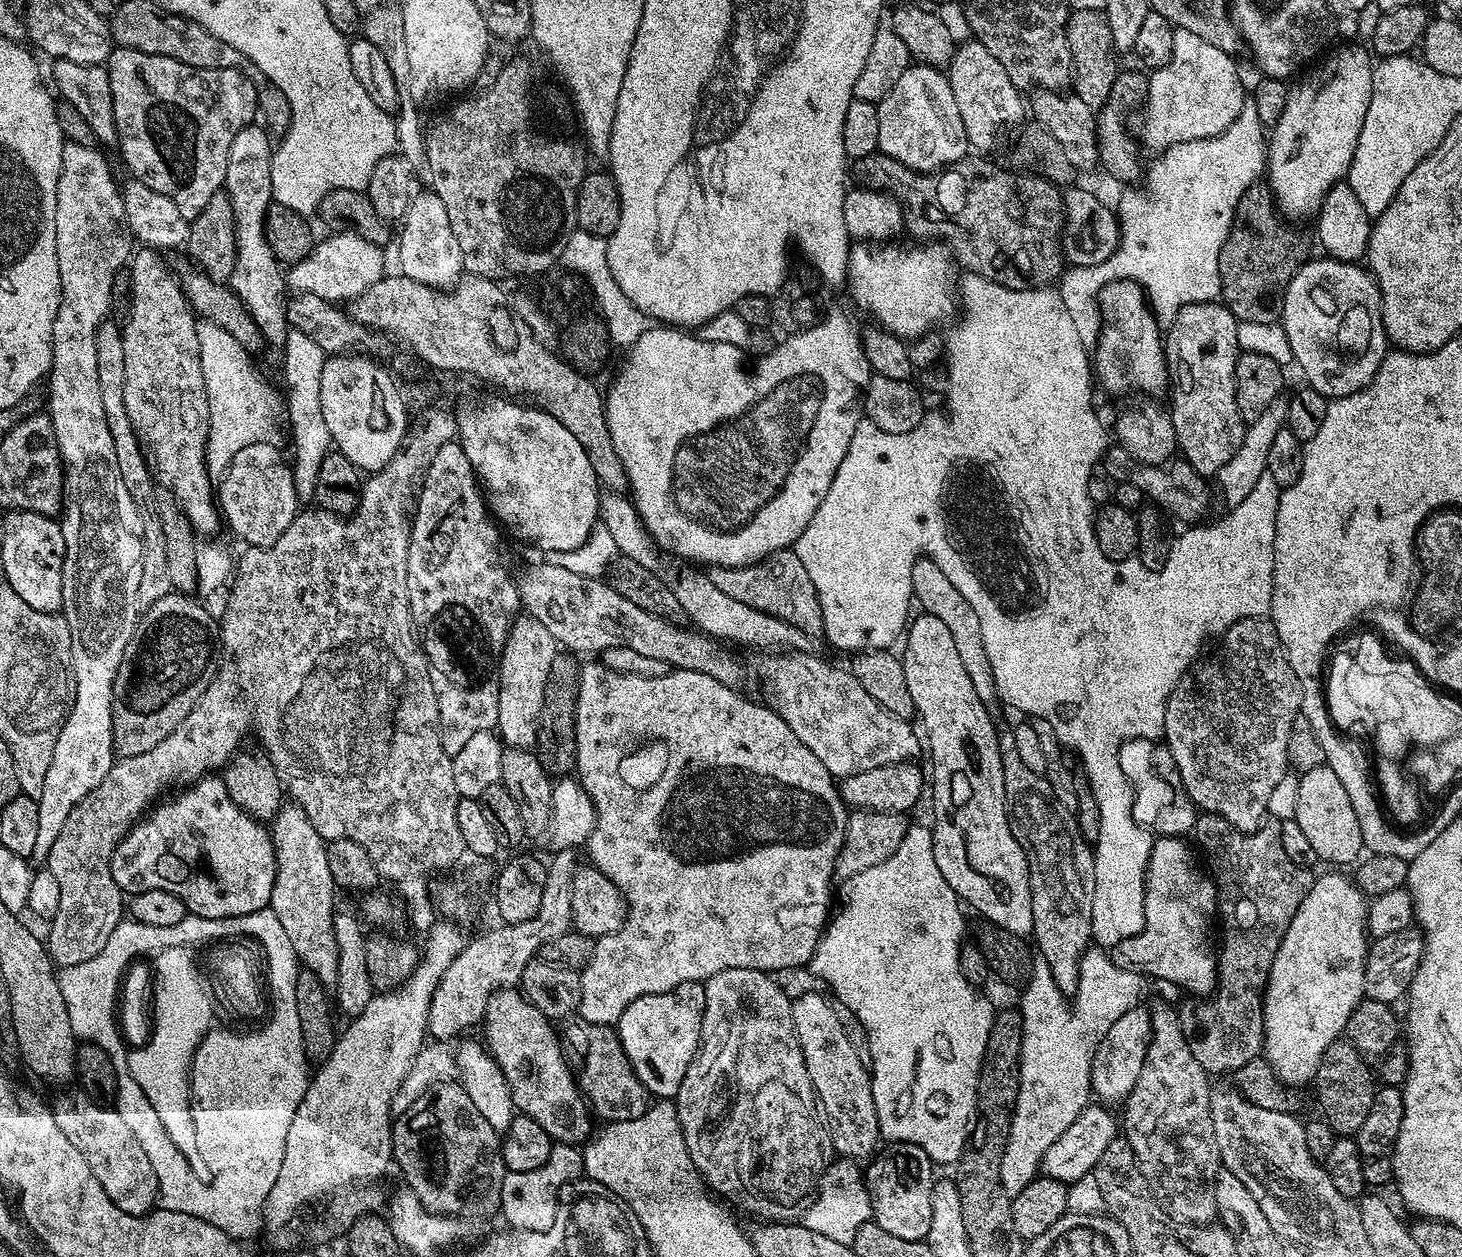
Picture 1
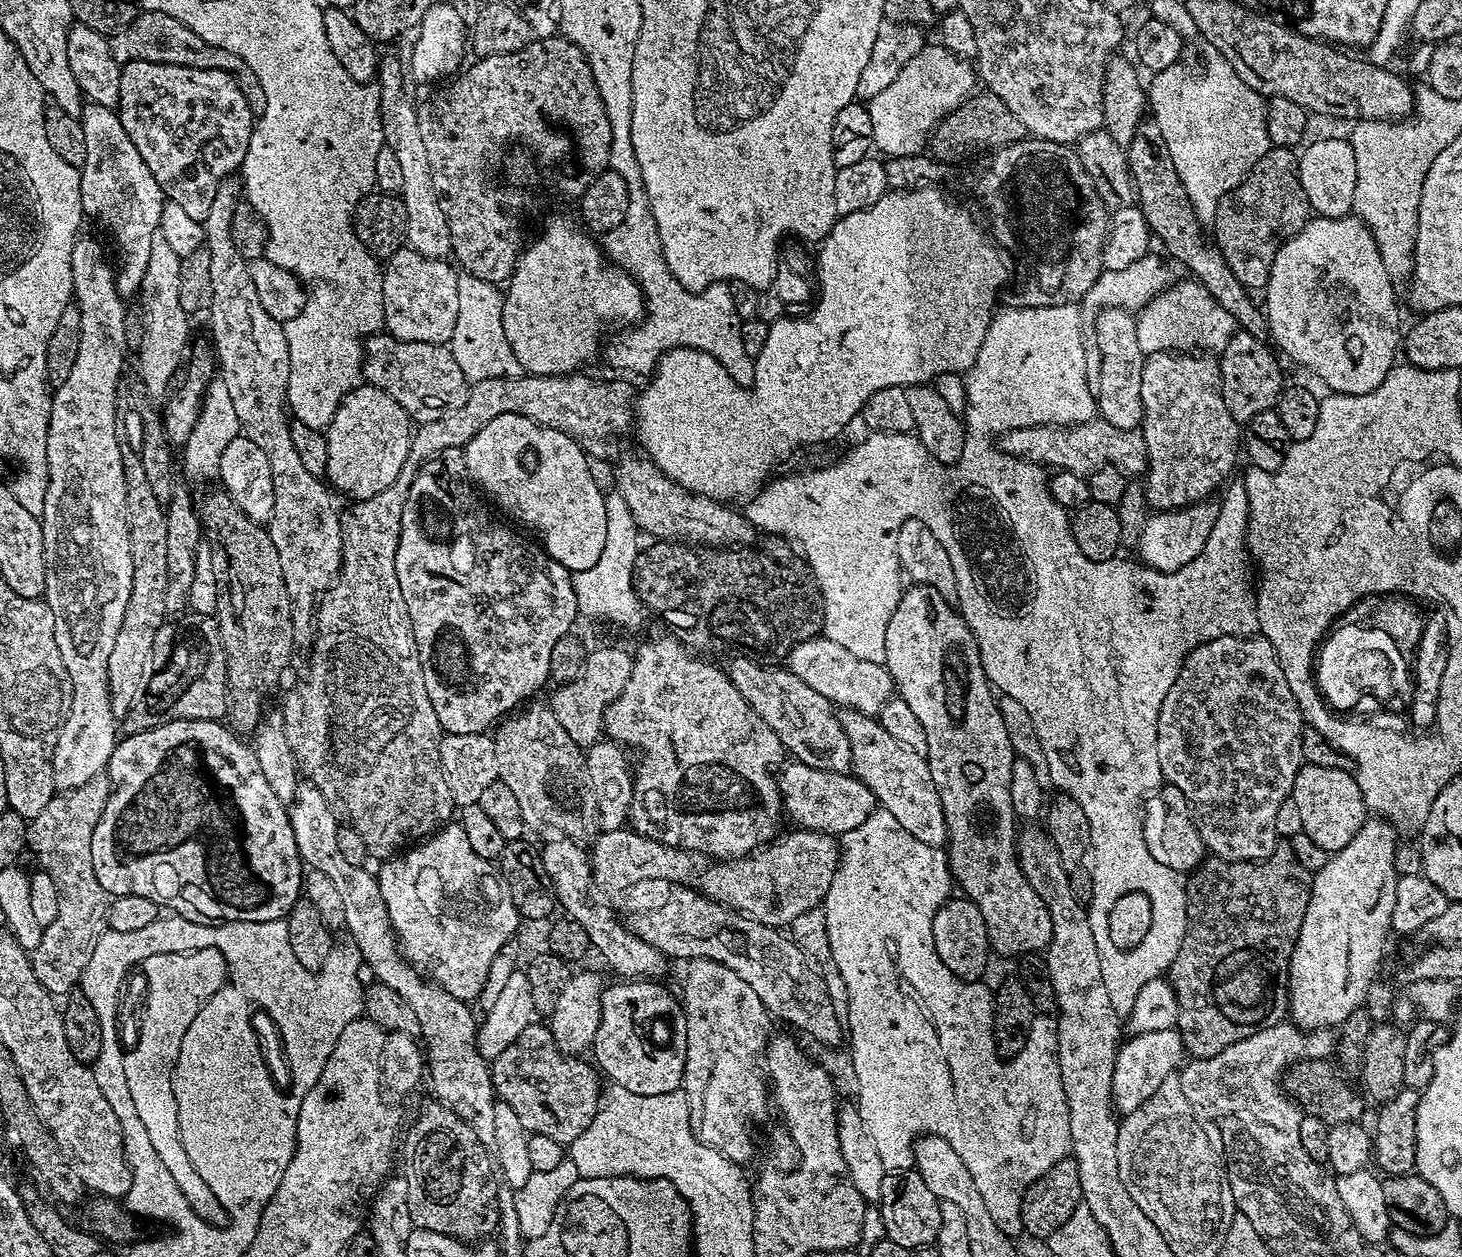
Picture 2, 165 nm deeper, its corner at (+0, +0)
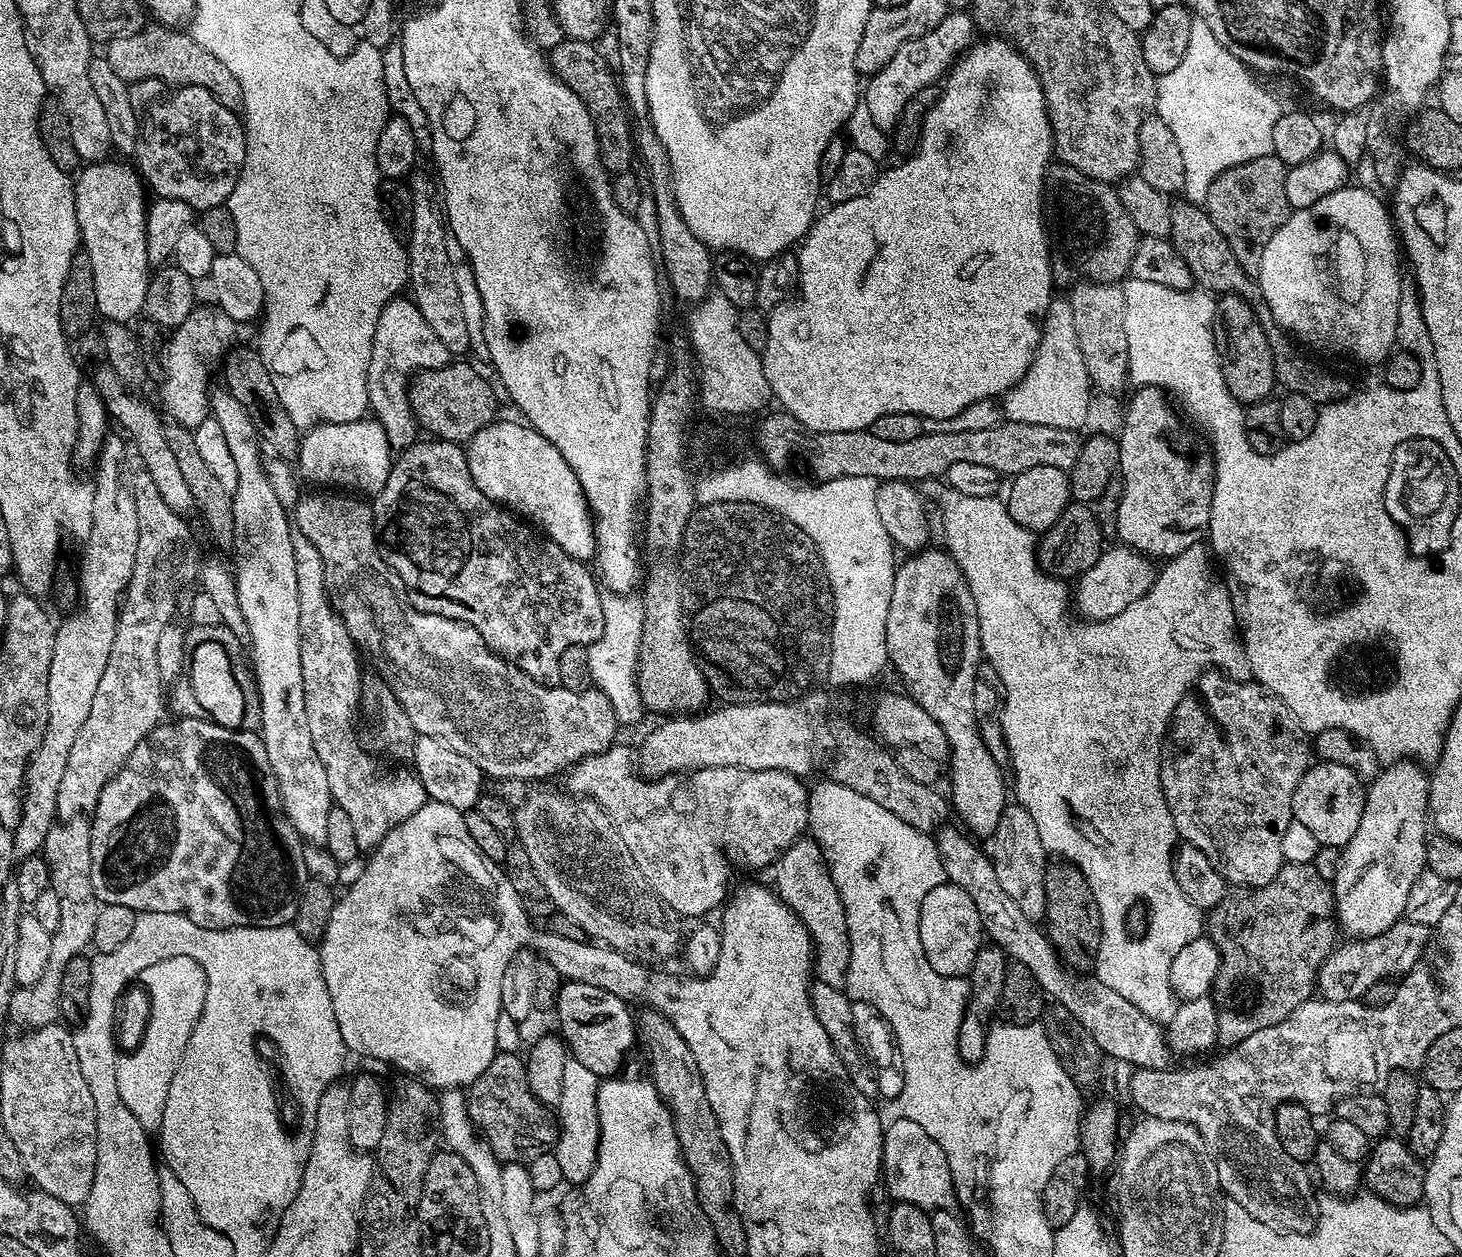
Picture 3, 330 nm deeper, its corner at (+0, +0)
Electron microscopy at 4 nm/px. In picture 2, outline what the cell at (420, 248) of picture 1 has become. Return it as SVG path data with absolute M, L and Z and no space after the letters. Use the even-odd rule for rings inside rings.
M407 246L386 261L382 268L382 298L387 335L406 342L447 345L451 341L454 318L458 318L458 272L448 263L447 259L426 258Z

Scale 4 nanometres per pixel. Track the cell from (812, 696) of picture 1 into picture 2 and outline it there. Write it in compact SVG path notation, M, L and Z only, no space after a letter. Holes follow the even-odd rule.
M853 708L843 709L839 717L842 730L846 730L846 738L850 740L851 775L869 787L883 811L898 818L906 834L914 834L914 838L918 838L918 842L926 842L926 846L943 849L948 842L946 818L934 778L930 778L927 759L910 750L910 746L902 746L898 738L890 738L877 717L867 716Z

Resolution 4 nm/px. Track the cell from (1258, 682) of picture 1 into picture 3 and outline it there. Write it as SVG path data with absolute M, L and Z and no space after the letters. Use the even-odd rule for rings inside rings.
M1219 670L1206 671L1197 678L1196 683L1182 698L1182 702L1178 702L1172 715L1172 723L1168 726L1168 735L1165 736L1164 746L1160 750L1160 781L1168 809L1174 818L1177 837L1185 843L1193 844L1198 850L1202 850L1202 854L1210 858L1212 865L1223 874L1229 885L1257 888L1266 886L1266 882L1274 879L1278 870L1286 863L1282 854L1282 834L1286 834L1286 826L1290 826L1290 822L1294 819L1292 814L1294 790L1310 767L1310 759L1308 760L1310 748L1309 745L1308 748L1304 745L1303 738L1305 737L1302 735L1300 725L1292 716L1292 711L1267 688L1255 682L1247 684L1248 682L1247 679L1233 678Z

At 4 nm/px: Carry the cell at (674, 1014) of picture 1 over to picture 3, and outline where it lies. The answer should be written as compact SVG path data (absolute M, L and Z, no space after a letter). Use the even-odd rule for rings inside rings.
M569 980L561 983L560 993L556 999L554 1015L560 1023L558 1029L571 1059L582 1062L586 1070L590 1070L597 1078L608 1078L620 1068L620 1063L624 1060L624 1055L632 1048L632 1043L637 1043L638 1029L634 1023L634 1012L631 1012L629 1005L622 998L610 994L606 990L598 990L598 986L586 986L586 982L574 982Z

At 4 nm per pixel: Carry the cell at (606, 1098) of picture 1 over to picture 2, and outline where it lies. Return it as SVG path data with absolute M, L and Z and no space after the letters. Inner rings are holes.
M534 1022L530 1026L526 1027L526 1029L522 1030L522 1033L518 1034L518 1038L516 1038L514 1042L510 1044L510 1046L506 1046L498 1058L491 1061L490 1076L494 1088L494 1093L497 1096L497 1099L506 1102L506 1104L510 1106L512 1110L514 1110L514 1114L517 1115L519 1121L522 1123L523 1128L528 1131L529 1134L551 1138L554 1140L554 1142L558 1142L559 1144L565 1146L570 1146L572 1143L574 1143L574 1141L577 1140L578 1136L582 1134L582 1131L586 1130L587 1126L590 1126L590 1123L593 1122L602 1104L602 1096L600 1100L601 1077L599 1071L593 1063L589 1062L588 1064L583 1060L584 1059L579 1057L566 1056L563 1052L558 1050L557 1044L554 1042L551 1027L545 1023L542 1025L540 1022Z

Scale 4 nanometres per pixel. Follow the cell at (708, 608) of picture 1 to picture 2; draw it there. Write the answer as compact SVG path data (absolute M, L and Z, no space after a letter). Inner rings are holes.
M823 634L810 638L806 642L798 642L789 650L786 657L786 667L806 686L818 690L822 698L826 698L833 706L841 709L853 708L867 716L879 717L882 706L894 696L892 675L883 664L866 662L866 658L854 658L850 650L838 646L838 642L830 642Z

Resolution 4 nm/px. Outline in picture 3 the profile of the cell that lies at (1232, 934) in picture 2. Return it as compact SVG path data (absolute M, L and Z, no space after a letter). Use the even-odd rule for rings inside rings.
M1285 863L1266 886L1229 891L1206 916L1206 935L1220 952L1220 969L1210 993L1218 1014L1218 1040L1224 1046L1282 1022L1295 1008L1313 999L1316 971L1338 943L1332 885L1315 866Z

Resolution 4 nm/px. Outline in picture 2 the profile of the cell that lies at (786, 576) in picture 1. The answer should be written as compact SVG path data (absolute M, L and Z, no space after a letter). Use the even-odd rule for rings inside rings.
M624 457L618 464L614 482L614 490L625 499L637 529L658 542L689 542L694 546L717 548L747 547L757 541L758 530L749 522L747 515L723 501L688 492L667 479L647 457Z

